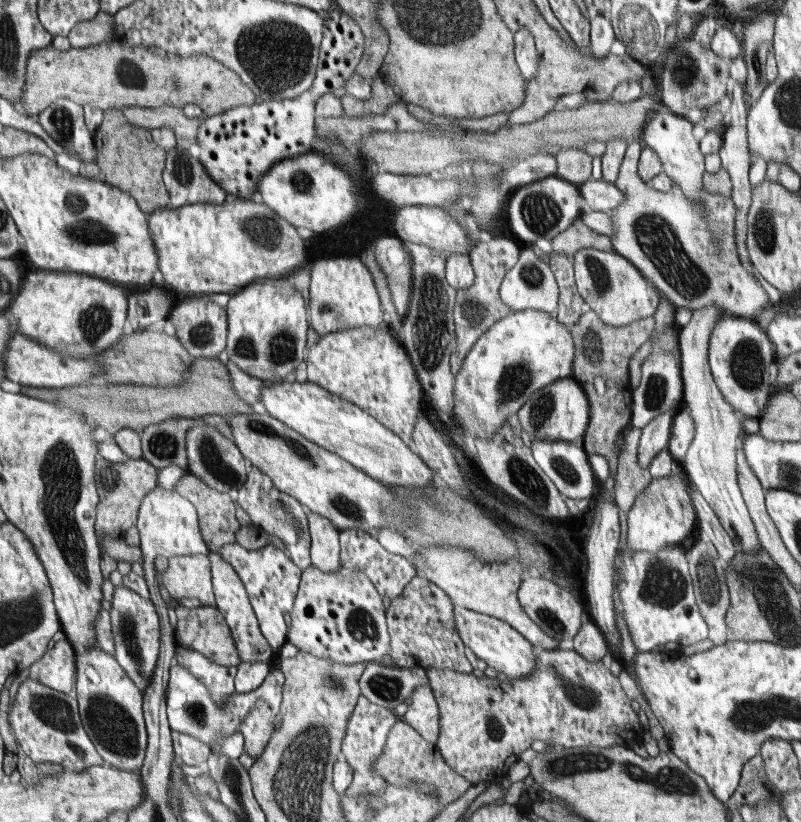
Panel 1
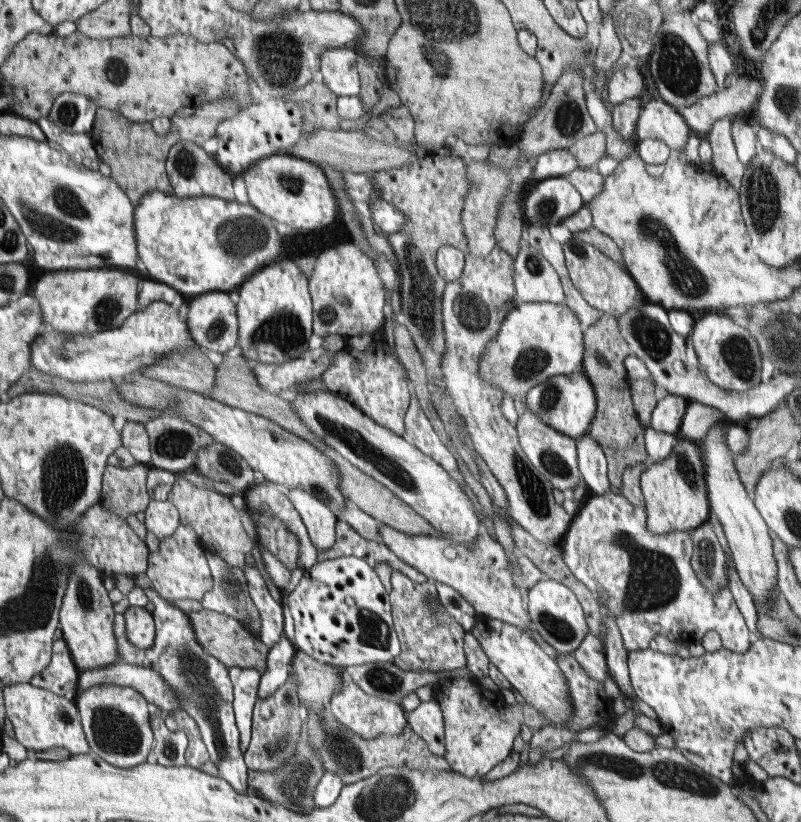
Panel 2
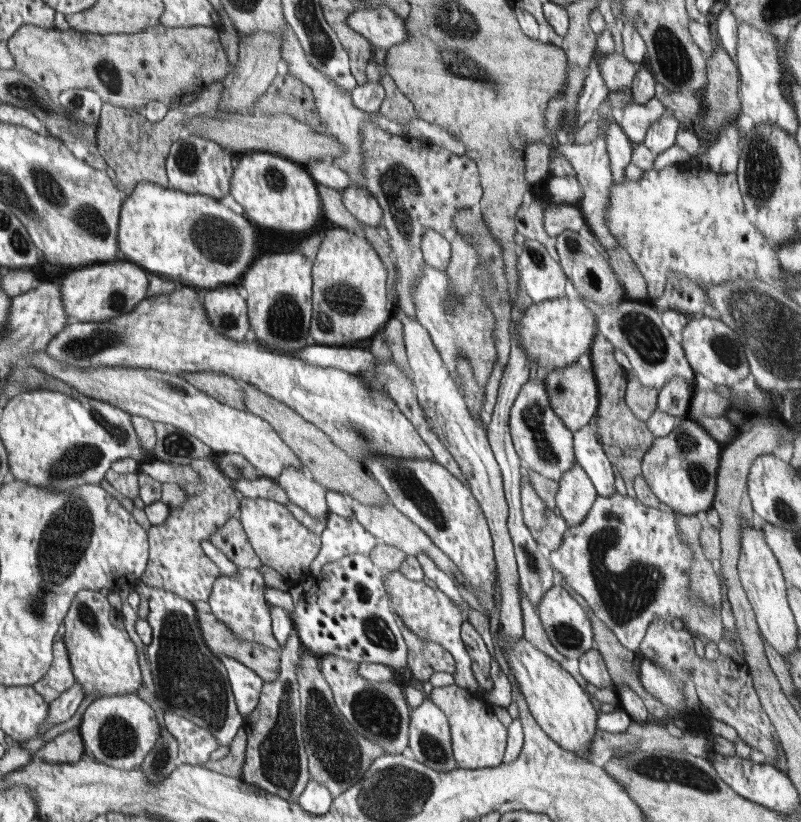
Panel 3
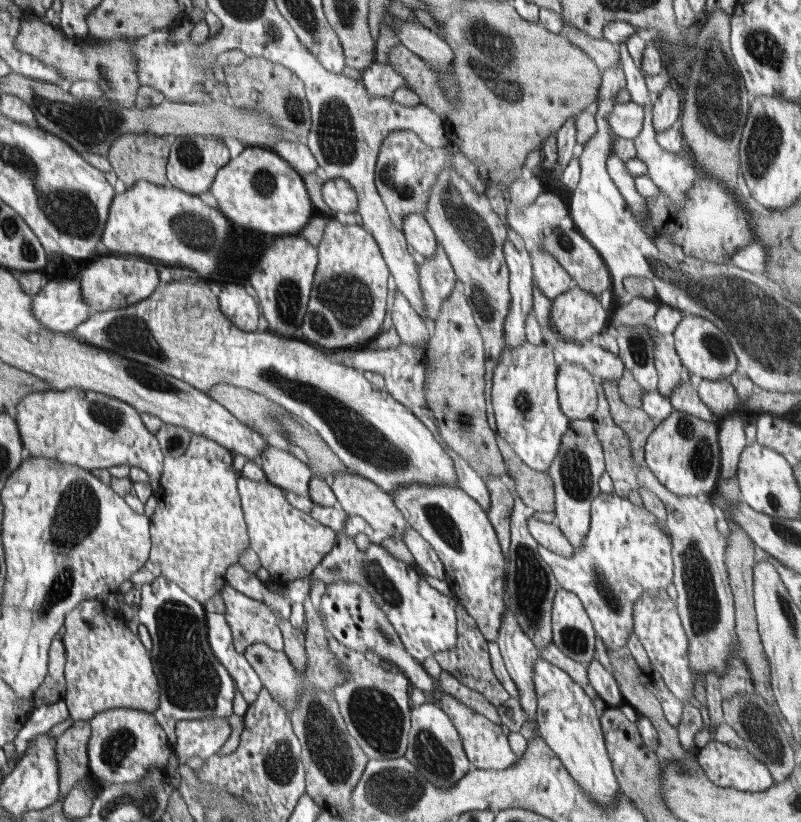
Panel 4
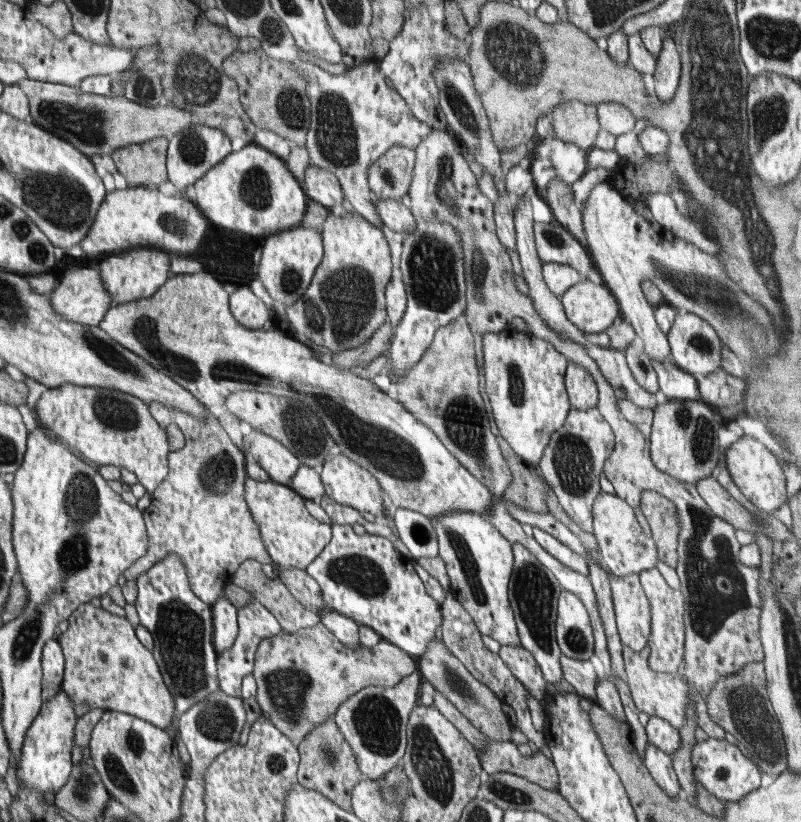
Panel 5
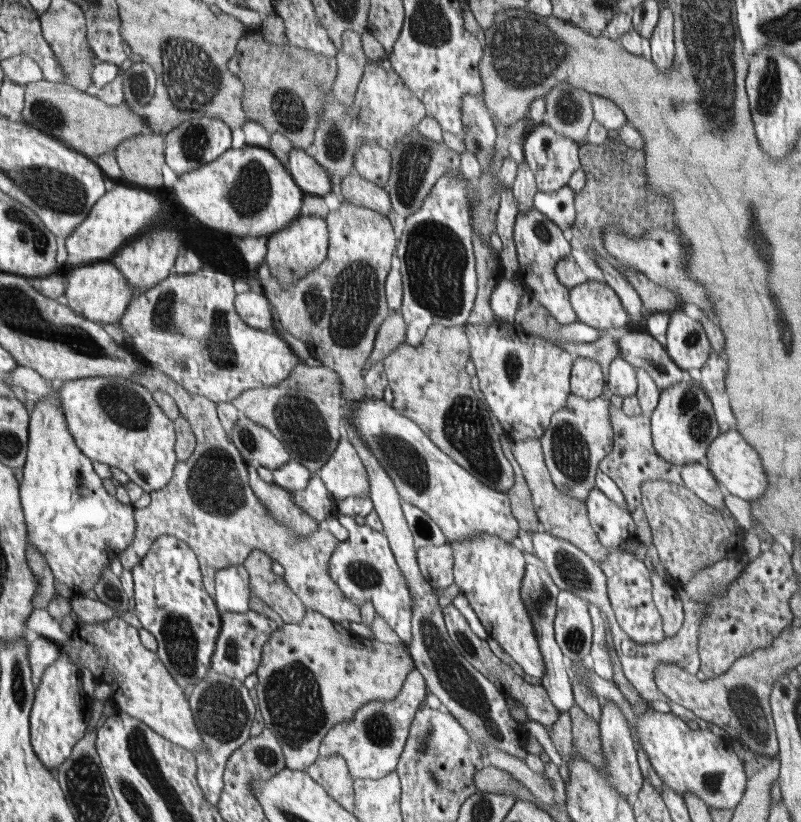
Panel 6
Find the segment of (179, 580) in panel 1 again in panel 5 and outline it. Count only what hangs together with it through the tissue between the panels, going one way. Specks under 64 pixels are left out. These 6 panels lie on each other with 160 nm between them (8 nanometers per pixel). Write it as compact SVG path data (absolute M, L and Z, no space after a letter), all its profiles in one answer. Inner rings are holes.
M207 407L205 418L194 418L179 409L173 415L186 444L182 450L170 454L170 472L151 494L150 506L144 510L151 546L124 575L127 580L136 581L171 552L178 552L186 564L195 595L212 605L245 560L256 559L261 565L273 564L273 560L266 552L261 529L245 497L246 454L231 442L217 419L216 410Z

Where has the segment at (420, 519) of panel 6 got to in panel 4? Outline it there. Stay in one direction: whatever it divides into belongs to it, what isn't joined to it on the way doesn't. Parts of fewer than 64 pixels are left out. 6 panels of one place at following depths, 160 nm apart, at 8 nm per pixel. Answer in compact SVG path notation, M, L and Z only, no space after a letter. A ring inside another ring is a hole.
M409 522L402 540L413 554L414 563L424 569L428 575L445 580L445 568L438 553L427 540L424 540L423 536L420 536L419 532L409 525Z

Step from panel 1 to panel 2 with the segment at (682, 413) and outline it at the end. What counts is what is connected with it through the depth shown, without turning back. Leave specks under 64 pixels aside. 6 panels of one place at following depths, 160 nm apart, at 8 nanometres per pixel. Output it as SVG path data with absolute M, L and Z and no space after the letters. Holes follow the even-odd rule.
M696 401L689 402L676 435L678 439L681 437L687 438L687 440L701 441L709 426L716 424L724 417L723 412L717 408Z

